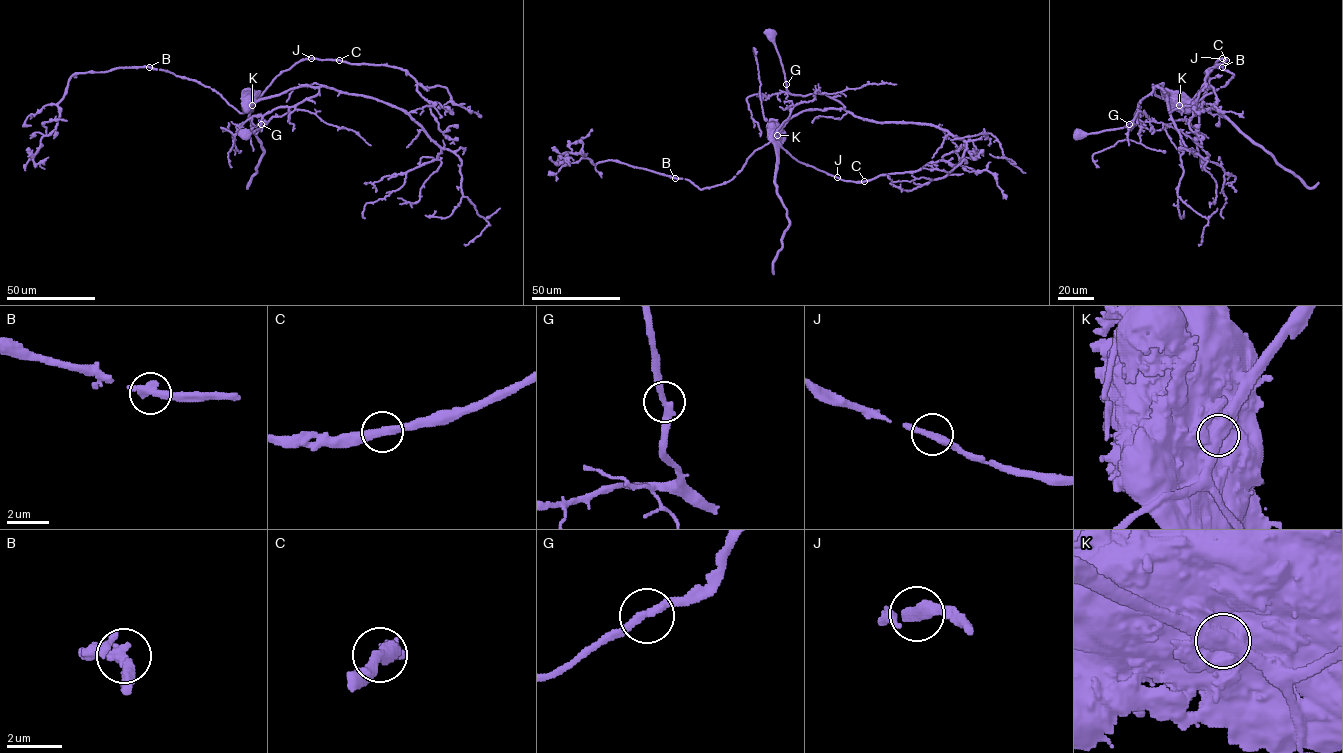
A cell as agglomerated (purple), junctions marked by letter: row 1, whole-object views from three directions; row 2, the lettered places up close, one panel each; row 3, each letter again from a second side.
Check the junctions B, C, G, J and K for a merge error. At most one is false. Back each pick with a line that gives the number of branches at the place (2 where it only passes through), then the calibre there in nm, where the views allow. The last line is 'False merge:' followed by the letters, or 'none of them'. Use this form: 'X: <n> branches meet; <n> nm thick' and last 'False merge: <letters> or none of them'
K: 1 branches meet; 1050 nm thick
False merge: K

